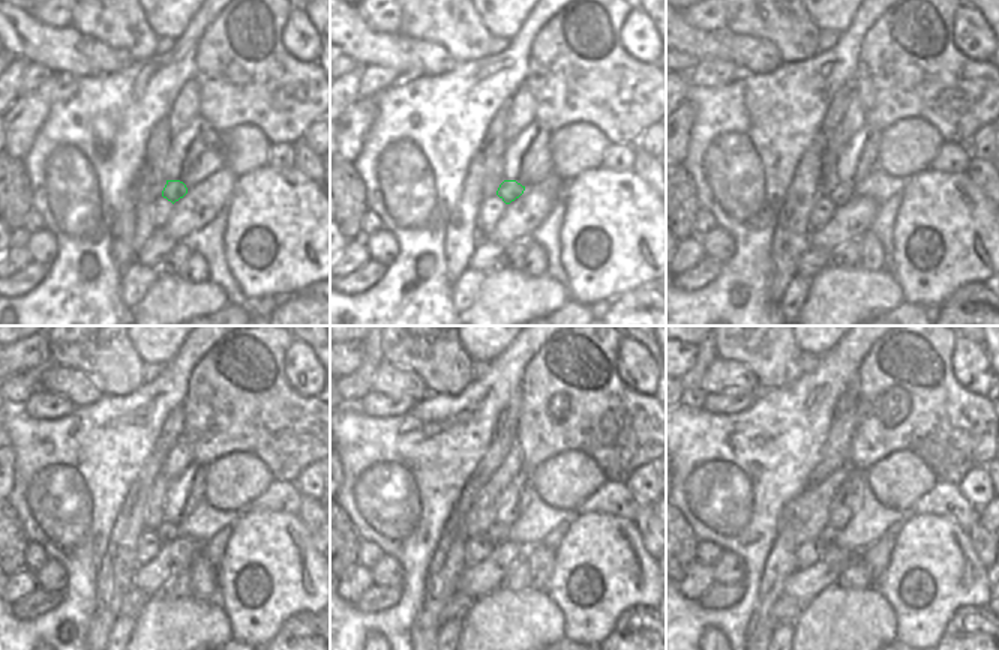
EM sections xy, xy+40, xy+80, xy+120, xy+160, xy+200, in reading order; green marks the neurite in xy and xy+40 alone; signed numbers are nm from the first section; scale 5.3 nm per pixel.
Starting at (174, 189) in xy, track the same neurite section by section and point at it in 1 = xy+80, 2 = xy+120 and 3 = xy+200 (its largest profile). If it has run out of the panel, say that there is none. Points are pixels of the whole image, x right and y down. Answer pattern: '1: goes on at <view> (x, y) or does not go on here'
1: goes on at xy+80 (840, 194)
2: goes on at xy+120 (167, 532)
3: goes on at xy+200 (828, 536)

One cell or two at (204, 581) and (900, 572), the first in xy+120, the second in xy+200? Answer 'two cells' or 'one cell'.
two cells

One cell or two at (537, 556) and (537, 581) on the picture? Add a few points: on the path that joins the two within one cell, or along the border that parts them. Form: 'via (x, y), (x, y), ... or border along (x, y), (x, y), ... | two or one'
via (537, 562), (537, 575) | one

